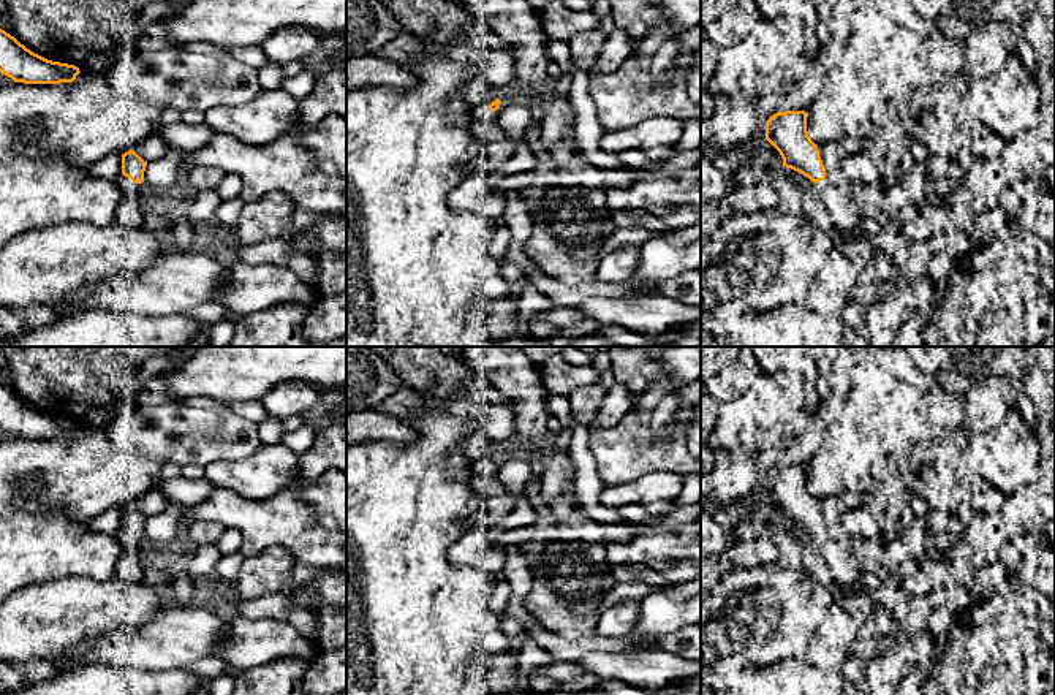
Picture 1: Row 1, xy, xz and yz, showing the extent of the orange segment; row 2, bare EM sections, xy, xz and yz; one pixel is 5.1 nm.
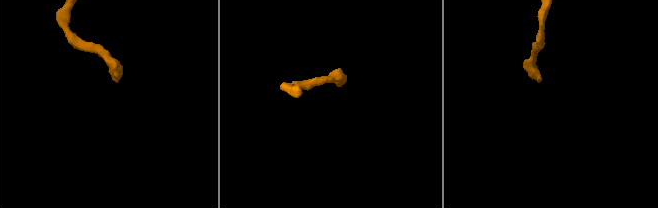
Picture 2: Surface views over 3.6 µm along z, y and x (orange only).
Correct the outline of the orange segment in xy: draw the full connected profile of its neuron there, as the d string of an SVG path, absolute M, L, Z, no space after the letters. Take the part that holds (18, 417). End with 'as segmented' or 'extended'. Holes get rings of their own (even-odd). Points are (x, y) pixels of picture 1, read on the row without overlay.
M0 383L0 427L14 437L60 439L73 437L81 427L78 421L47 415Z; as segmented

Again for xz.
M500 454L492 456L489 461L471 461L473 473L484 477L495 477L497 473L497 464L498 464Z; extended

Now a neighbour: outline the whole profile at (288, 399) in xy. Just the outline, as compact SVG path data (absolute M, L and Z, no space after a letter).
M293 380L277 385L258 402L269 416L288 420L302 416L308 408L318 404L323 391L310 383Z

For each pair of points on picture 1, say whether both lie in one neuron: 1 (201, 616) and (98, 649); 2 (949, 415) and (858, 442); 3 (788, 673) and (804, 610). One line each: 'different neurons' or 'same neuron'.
1: same neuron
2: same neuron
3: different neurons

